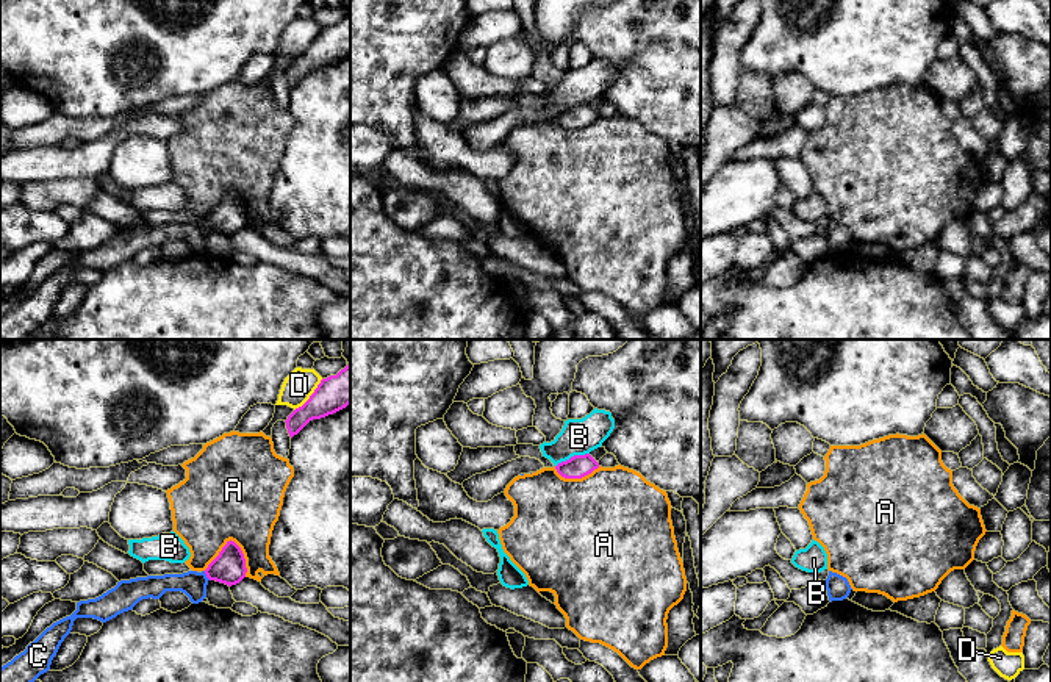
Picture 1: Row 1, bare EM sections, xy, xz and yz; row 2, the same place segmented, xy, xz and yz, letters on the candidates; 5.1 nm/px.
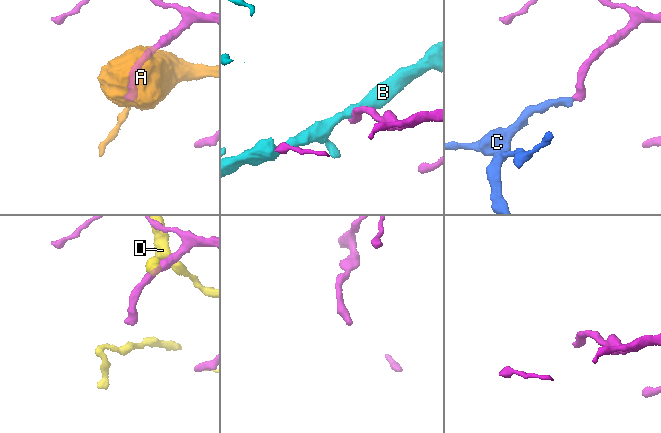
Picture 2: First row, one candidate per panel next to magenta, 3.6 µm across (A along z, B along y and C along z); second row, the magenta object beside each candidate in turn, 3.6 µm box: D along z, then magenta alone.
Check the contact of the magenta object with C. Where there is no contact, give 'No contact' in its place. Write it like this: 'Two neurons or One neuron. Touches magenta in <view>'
One neuron. Touches magenta in xy

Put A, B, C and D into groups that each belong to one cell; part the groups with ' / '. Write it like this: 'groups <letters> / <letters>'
groups A / B / C / D

